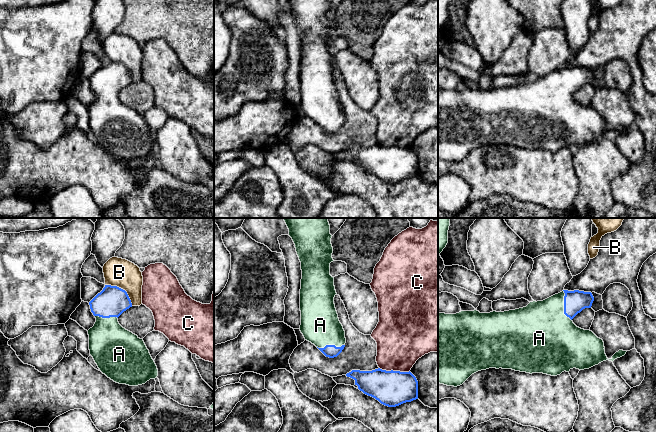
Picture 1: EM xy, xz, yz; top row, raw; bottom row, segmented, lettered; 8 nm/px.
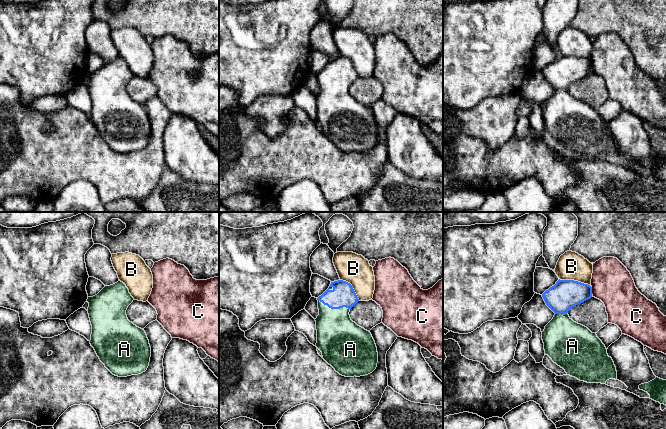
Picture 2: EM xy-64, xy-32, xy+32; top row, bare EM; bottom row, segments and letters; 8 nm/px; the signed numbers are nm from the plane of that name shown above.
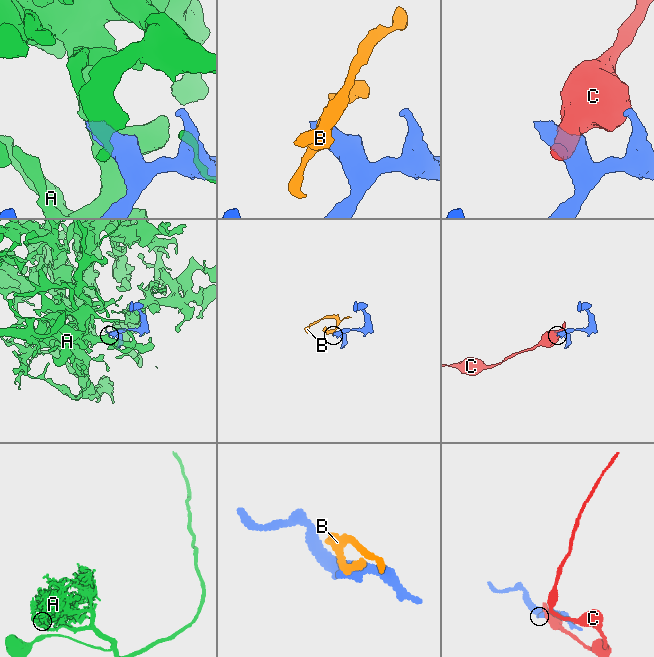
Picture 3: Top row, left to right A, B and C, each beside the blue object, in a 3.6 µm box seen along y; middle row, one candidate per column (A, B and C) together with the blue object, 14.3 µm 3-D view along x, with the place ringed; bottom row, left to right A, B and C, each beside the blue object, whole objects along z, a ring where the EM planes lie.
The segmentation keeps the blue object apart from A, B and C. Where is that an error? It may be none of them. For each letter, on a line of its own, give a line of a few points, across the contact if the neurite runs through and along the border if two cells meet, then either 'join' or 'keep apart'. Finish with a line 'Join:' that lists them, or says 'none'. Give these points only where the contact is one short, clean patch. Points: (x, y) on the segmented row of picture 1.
A: line yz (575, 301), (564, 305), (542, 327); join
B: line xy (105, 284), (122, 288), (132, 305); keep apart
C: keep apart
Join: A

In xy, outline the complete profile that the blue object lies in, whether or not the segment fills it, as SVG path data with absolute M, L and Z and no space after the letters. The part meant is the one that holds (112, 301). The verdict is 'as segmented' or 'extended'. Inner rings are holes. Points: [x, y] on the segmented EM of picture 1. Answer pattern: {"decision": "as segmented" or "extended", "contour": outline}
{"decision": "extended", "contour": "M105 285L89 305L96 318L94 326L88 330L89 350L100 371L114 382L129 386L142 385L157 378L157 366L143 339L123 328L118 322L118 317L132 307L127 292L117 286Z"}

